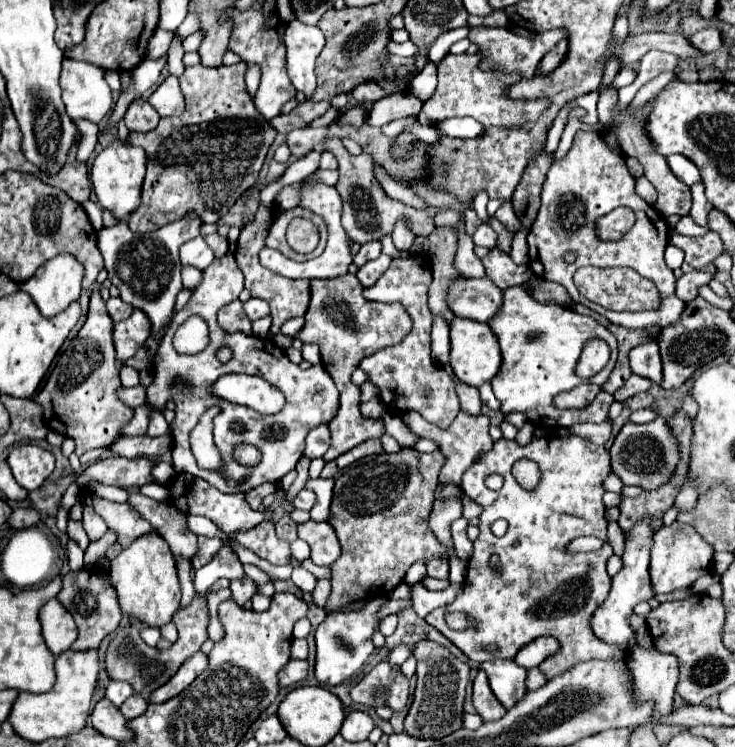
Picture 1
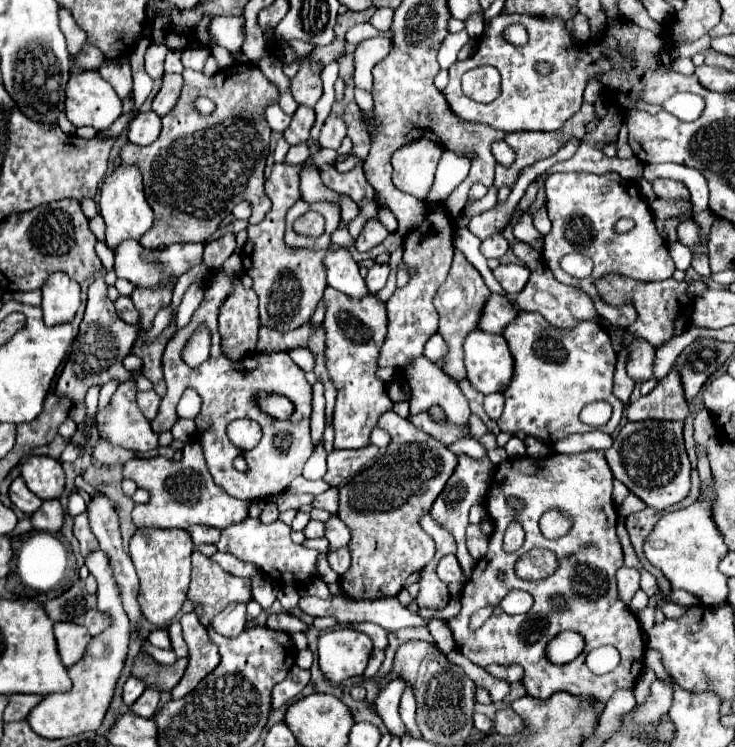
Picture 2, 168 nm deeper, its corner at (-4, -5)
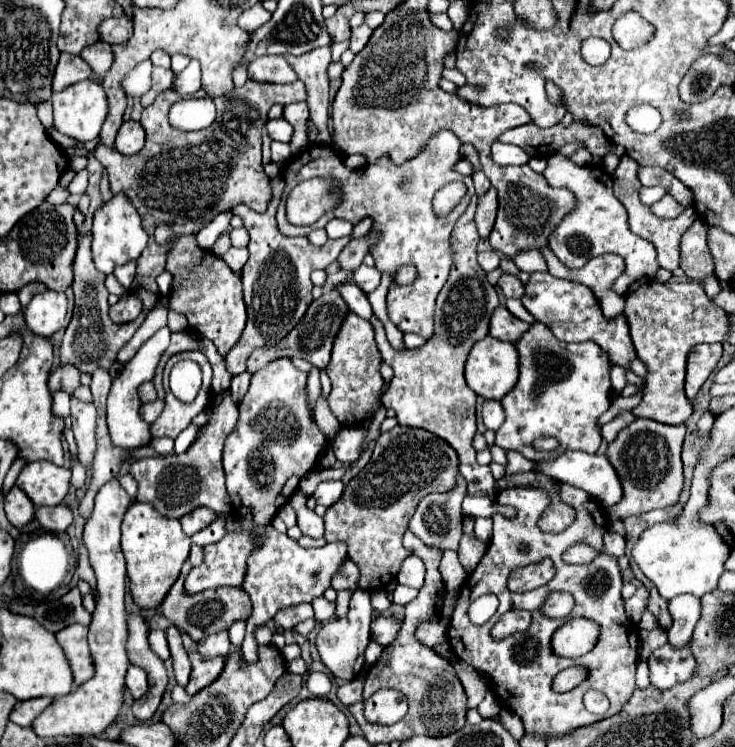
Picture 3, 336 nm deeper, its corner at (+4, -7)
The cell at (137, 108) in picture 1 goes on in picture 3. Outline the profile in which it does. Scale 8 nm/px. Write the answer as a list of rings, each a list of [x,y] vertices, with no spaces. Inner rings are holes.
[[[128,120],[120,126],[118,134],[116,134],[116,150],[122,154],[136,154],[140,152],[140,148],[146,142],[146,134],[144,134],[144,126],[140,122]]]

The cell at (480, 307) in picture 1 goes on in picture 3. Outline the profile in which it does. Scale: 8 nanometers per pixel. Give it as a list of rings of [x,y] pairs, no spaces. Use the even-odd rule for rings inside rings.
[[[502,304],[494,310],[492,318],[490,318],[490,336],[498,338],[498,340],[506,340],[506,342],[516,342],[522,332],[526,332],[530,328],[530,324],[514,318]]]

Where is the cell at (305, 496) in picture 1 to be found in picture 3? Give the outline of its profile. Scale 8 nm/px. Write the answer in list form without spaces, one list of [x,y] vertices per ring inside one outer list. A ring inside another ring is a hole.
[[[330,480],[330,482],[322,482],[316,492],[314,492],[314,498],[318,504],[322,506],[332,506],[340,496],[342,496],[342,490],[344,490],[344,484],[340,480]]]

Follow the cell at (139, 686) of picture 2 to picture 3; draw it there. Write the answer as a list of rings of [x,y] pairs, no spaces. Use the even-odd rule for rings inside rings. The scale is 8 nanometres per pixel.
[[[130,666],[128,674],[126,674],[126,688],[132,694],[132,698],[144,696],[144,692],[148,690],[146,672],[142,672],[142,668],[138,668],[138,666]]]

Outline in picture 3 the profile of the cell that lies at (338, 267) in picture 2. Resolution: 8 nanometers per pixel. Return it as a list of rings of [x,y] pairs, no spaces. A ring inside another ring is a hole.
[[[338,284],[334,288],[338,290],[338,294],[342,296],[342,300],[348,304],[352,312],[356,312],[358,316],[366,320],[372,316],[372,306],[368,302],[368,296],[356,284]]]

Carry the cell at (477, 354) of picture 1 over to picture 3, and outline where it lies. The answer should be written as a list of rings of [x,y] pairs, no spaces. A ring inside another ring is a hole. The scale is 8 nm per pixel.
[[[486,336],[474,344],[474,348],[468,354],[466,366],[464,366],[466,382],[468,386],[486,400],[502,400],[506,392],[512,390],[512,386],[518,380],[518,352],[514,344],[506,344],[502,340],[494,340],[492,336]]]

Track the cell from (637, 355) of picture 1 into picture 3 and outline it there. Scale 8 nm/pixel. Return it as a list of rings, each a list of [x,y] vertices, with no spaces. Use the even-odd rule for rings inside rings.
[[[532,272],[526,284],[526,292],[520,298],[520,302],[538,322],[546,324],[554,332],[554,336],[562,342],[592,340],[600,344],[600,348],[608,354],[612,364],[622,366],[624,370],[628,370],[630,362],[636,358],[636,350],[630,340],[624,316],[606,320],[594,292],[588,286],[556,278],[550,272]]]

